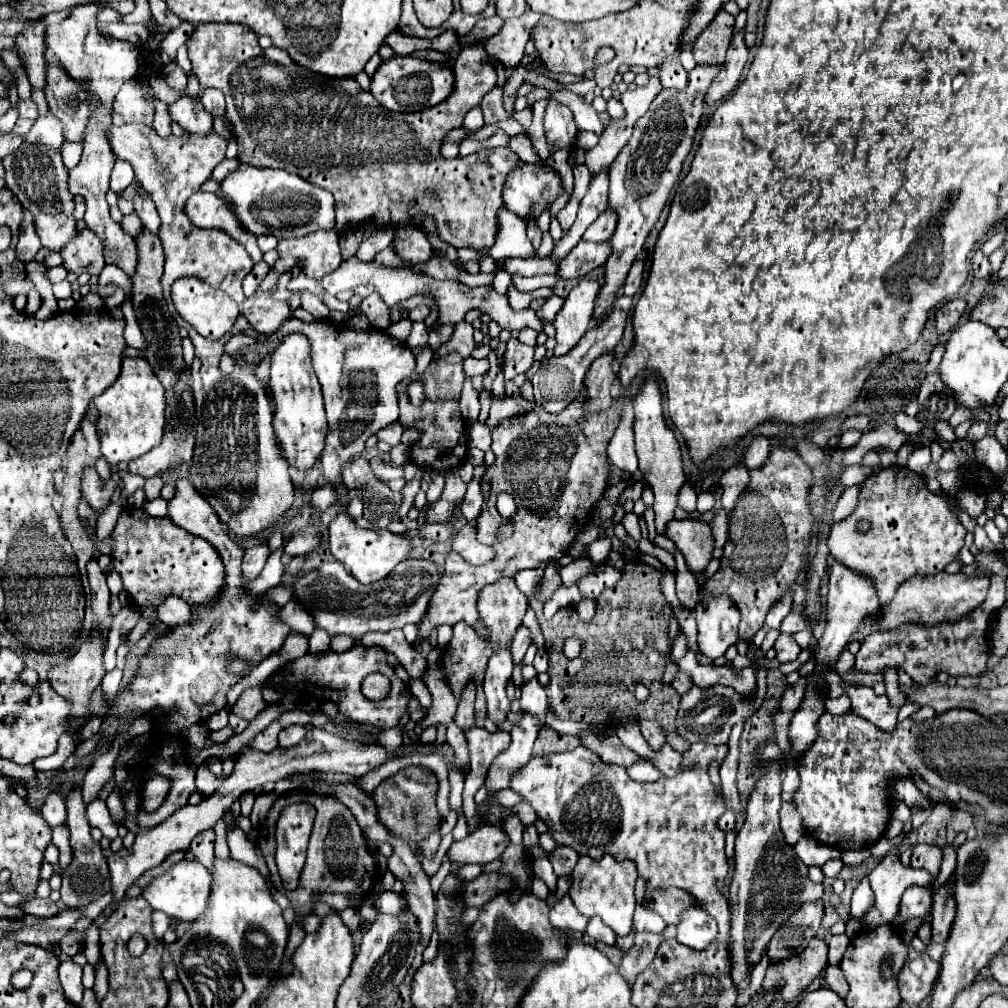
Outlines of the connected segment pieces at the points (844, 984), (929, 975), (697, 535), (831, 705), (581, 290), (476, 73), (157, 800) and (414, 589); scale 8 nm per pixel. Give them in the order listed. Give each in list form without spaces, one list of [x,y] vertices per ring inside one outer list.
[[[828,965],[826,973],[824,973],[824,979],[826,979],[826,985],[830,989],[834,989],[834,993],[838,993],[843,999],[846,998],[848,994],[848,981],[842,975],[842,971],[840,971],[838,965]]]
[[[910,951],[906,965],[904,965],[902,973],[898,975],[902,1001],[918,1005],[918,1001],[922,997],[930,995],[932,983],[938,975],[938,969],[940,969],[940,963],[930,959],[926,951],[924,953]]]
[[[688,519],[668,521],[666,537],[676,543],[688,567],[694,571],[702,571],[712,559],[710,553],[714,549],[714,541],[712,541],[708,523],[698,523],[698,521],[688,521]]]
[[[842,693],[836,699],[826,699],[826,713],[832,713],[832,715],[850,713],[850,697],[846,693]]]
[[[580,279],[578,285],[572,287],[564,307],[560,309],[554,321],[554,327],[556,327],[554,355],[568,353],[588,331],[600,287],[602,285],[594,279]]]
[[[202,23],[202,25],[196,25],[192,37],[186,41],[186,47],[188,47],[188,57],[192,61],[192,67],[194,67],[196,75],[198,75],[198,79],[200,79],[200,85],[202,87],[216,87],[216,89],[220,89],[226,95],[226,119],[234,127],[234,135],[236,135],[236,141],[238,141],[238,159],[240,159],[240,163],[252,165],[252,167],[258,167],[258,169],[284,169],[284,171],[300,175],[302,179],[314,183],[314,185],[318,185],[322,189],[328,189],[334,195],[334,199],[336,199],[336,223],[338,223],[338,229],[354,227],[360,221],[374,221],[378,227],[390,227],[390,225],[420,227],[422,215],[432,215],[436,219],[440,239],[450,243],[452,247],[472,247],[472,249],[482,251],[482,249],[488,249],[488,247],[494,245],[494,237],[496,237],[496,229],[498,229],[496,213],[498,213],[500,207],[504,207],[502,205],[502,197],[500,197],[502,185],[506,183],[506,173],[510,173],[510,169],[514,169],[514,165],[518,165],[520,157],[516,153],[512,153],[508,147],[484,149],[484,151],[478,151],[478,153],[472,153],[472,155],[468,155],[464,159],[454,159],[454,161],[448,161],[448,159],[444,159],[440,155],[440,145],[442,145],[444,135],[450,129],[454,129],[458,121],[464,121],[464,115],[472,107],[480,105],[484,95],[496,87],[498,71],[496,71],[496,65],[490,63],[490,57],[484,51],[482,45],[466,47],[466,49],[460,51],[458,59],[454,61],[454,77],[456,77],[454,93],[442,105],[424,109],[420,113],[394,113],[394,111],[386,111],[372,97],[370,91],[364,91],[356,83],[354,77],[340,77],[340,79],[338,77],[324,77],[324,75],[312,73],[310,69],[304,69],[298,63],[294,63],[292,57],[288,55],[288,51],[284,51],[284,49],[276,49],[276,47],[262,49],[258,45],[258,35],[250,27],[246,27],[246,25],[238,25],[238,23]]]
[[[158,773],[148,775],[146,785],[144,785],[144,791],[142,791],[142,809],[150,811],[150,813],[154,809],[158,809],[162,805],[162,801],[166,799],[168,791],[170,791],[168,777],[158,775]]]
[[[406,559],[386,579],[362,585],[350,577],[350,573],[346,573],[344,565],[338,561],[328,561],[318,569],[294,579],[294,585],[296,591],[310,591],[310,595],[300,599],[310,607],[316,627],[326,629],[330,635],[346,633],[360,639],[372,629],[392,631],[402,629],[406,623],[418,623],[426,613],[430,597],[438,585],[438,569],[426,559]]]

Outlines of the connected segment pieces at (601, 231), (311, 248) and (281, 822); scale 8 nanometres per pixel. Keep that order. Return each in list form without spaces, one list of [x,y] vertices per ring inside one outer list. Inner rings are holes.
[[[606,209],[604,213],[600,213],[600,217],[586,229],[584,233],[584,241],[610,241],[614,229],[618,223],[618,215],[614,213],[614,209]]]
[[[316,231],[300,239],[284,239],[278,243],[280,259],[270,269],[266,279],[260,283],[258,291],[268,291],[278,283],[278,275],[288,271],[294,265],[300,265],[302,271],[312,279],[322,279],[330,273],[330,261],[336,261],[338,235],[334,231]]]
[[[309,803],[288,805],[280,813],[276,825],[276,865],[286,891],[298,887],[315,816],[316,810]]]

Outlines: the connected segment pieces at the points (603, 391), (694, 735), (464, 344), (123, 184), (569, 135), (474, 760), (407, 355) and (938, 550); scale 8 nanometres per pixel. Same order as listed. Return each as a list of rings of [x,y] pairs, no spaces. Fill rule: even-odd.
[[[604,353],[600,355],[588,369],[586,373],[586,389],[588,389],[588,397],[590,397],[590,409],[594,409],[594,405],[598,405],[598,409],[608,409],[614,403],[614,397],[610,393],[612,383],[616,381],[616,375],[612,371],[612,353]]]
[[[764,673],[760,677],[760,691],[752,703],[740,701],[740,695],[732,687],[724,687],[724,685],[714,685],[708,689],[690,689],[680,699],[680,737],[686,739],[688,743],[698,743],[698,741],[712,745],[726,743],[732,725],[738,721],[746,721],[762,705],[764,691],[766,691]]]
[[[468,321],[458,323],[456,329],[454,329],[452,339],[450,339],[448,343],[444,343],[444,345],[434,353],[434,359],[442,357],[442,355],[448,355],[448,353],[452,353],[452,351],[460,353],[462,357],[472,355],[472,351],[476,349],[476,341],[474,341],[474,335],[472,335],[472,333],[474,333],[474,327],[472,327]]]
[[[116,161],[114,165],[114,191],[126,189],[134,179],[132,165],[128,161]]]
[[[550,101],[546,107],[546,113],[544,113],[544,131],[546,131],[546,141],[548,141],[550,153],[554,153],[558,149],[572,149],[576,143],[578,129],[576,129],[570,107],[566,107],[558,101]]]
[[[470,727],[464,731],[466,741],[468,741],[468,751],[470,751],[470,773],[464,783],[464,815],[468,821],[468,831],[474,833],[478,829],[476,825],[476,801],[474,795],[476,791],[484,785],[486,771],[492,763],[492,759],[510,745],[510,733],[506,731],[496,731],[490,733],[486,729]]]
[[[286,319],[278,333],[268,335],[268,343],[260,343],[258,353],[248,351],[248,363],[260,363],[264,355],[270,355],[282,335],[304,333],[312,345],[312,363],[320,379],[324,393],[324,407],[328,417],[326,447],[320,455],[326,485],[336,491],[336,501],[342,503],[348,497],[348,489],[342,481],[342,465],[354,457],[354,453],[364,451],[364,441],[376,431],[392,425],[398,419],[398,399],[396,385],[408,379],[414,371],[414,353],[410,347],[386,331],[372,329],[368,333],[352,331],[346,323],[336,321],[314,321],[304,323],[300,319]]]
[[[890,467],[890,469],[882,469],[878,473],[872,473],[864,481],[858,509],[846,521],[832,525],[828,545],[830,545],[830,553],[834,559],[838,559],[844,565],[850,565],[850,569],[858,569],[864,575],[874,579],[874,585],[878,589],[878,597],[880,597],[880,605],[886,605],[894,597],[898,585],[902,581],[906,581],[908,577],[936,575],[936,573],[944,571],[944,567],[956,559],[960,547],[964,545],[964,527],[956,519],[956,515],[954,515],[952,507],[946,503],[946,499],[932,493],[926,487],[926,483],[914,485],[914,473],[910,469]],[[862,519],[868,519],[872,523],[872,529],[866,535],[856,533],[856,523]]]

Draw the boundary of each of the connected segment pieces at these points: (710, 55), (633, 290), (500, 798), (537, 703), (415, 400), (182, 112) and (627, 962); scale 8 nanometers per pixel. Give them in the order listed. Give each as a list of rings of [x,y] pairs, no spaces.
[[[722,9],[718,17],[700,33],[700,39],[694,41],[692,53],[698,65],[722,65],[724,53],[732,41],[734,17]]]
[[[636,261],[626,277],[626,283],[624,283],[624,295],[628,297],[634,297],[640,287],[642,287],[642,275],[644,275],[644,263],[642,261]]]
[[[506,789],[497,792],[494,795],[494,799],[497,803],[505,807],[513,807],[514,805],[523,800],[522,797],[520,797],[520,795],[518,795],[511,789]]]
[[[532,677],[532,679],[524,681],[520,707],[522,707],[522,711],[538,713],[538,717],[542,717],[542,721],[544,721],[546,709],[548,709],[548,697],[546,697],[546,689],[540,685],[538,677]]]
[[[417,381],[411,383],[407,390],[410,402],[412,405],[419,407],[422,405],[425,397],[424,397],[424,389],[421,383]]]
[[[180,97],[170,105],[170,117],[188,133],[210,133],[212,131],[212,115],[204,109],[200,99]]]
[[[636,933],[634,945],[624,953],[618,973],[632,985],[638,973],[654,959],[658,945],[662,943],[662,935],[656,933]]]

